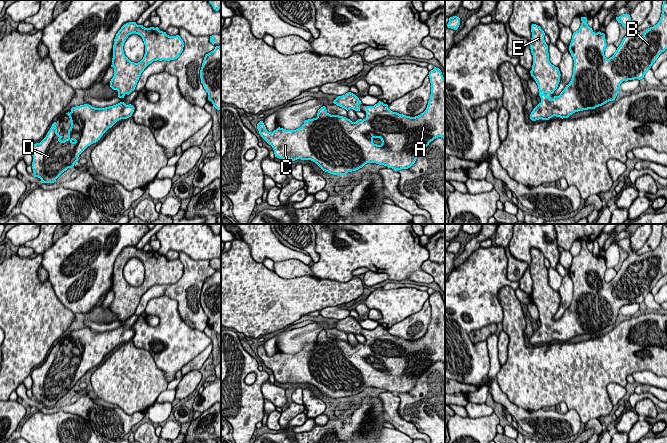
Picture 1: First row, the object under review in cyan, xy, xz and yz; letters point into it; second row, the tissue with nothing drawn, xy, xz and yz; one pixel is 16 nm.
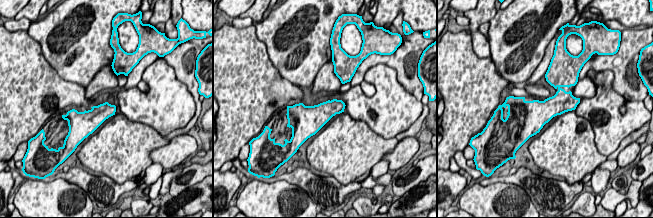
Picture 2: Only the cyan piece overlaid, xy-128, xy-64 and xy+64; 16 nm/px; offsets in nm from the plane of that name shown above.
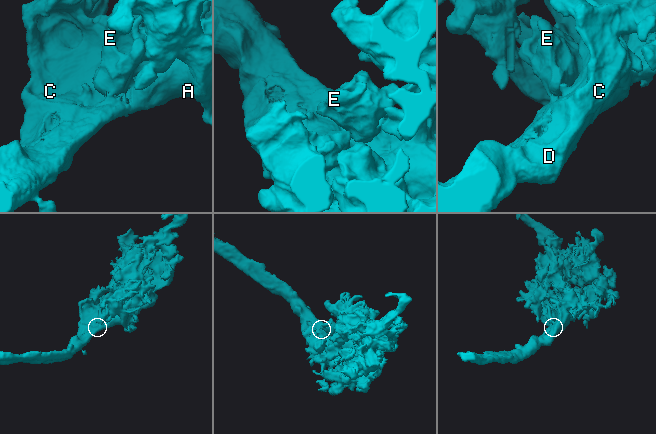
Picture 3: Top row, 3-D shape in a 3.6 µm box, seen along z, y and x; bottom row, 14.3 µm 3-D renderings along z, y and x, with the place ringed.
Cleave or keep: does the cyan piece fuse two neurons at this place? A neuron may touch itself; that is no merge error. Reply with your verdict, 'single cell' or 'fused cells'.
single cell

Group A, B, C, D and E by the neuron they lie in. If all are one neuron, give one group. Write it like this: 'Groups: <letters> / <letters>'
Groups: A B C D E

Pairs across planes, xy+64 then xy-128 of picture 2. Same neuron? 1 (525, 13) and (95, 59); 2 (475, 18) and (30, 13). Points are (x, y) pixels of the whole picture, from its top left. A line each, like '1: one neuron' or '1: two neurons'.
1: one neuron
2: one neuron

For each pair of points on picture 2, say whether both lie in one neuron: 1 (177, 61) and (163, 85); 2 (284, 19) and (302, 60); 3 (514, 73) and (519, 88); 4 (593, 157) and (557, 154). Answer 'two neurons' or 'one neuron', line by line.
1: two neurons
2: one neuron
3: two neurons
4: one neuron

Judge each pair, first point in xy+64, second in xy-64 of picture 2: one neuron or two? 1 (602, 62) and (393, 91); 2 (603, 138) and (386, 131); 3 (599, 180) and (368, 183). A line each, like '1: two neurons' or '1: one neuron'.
1: two neurons
2: one neuron
3: one neuron

